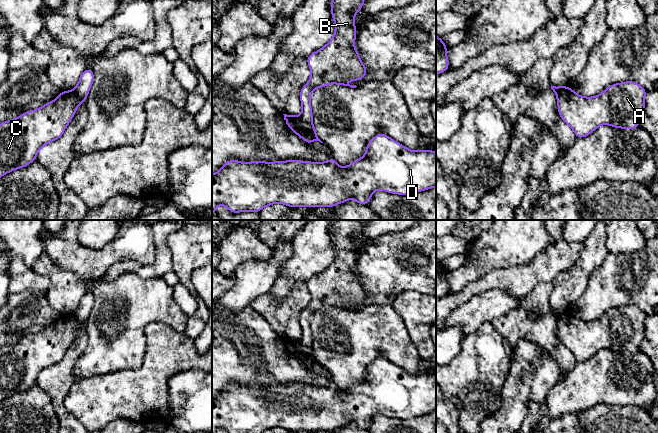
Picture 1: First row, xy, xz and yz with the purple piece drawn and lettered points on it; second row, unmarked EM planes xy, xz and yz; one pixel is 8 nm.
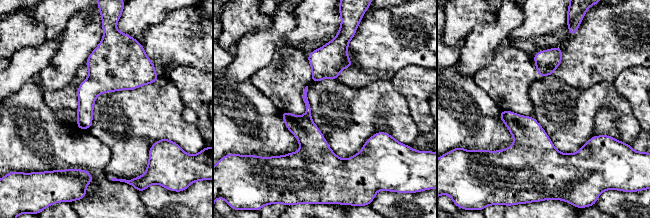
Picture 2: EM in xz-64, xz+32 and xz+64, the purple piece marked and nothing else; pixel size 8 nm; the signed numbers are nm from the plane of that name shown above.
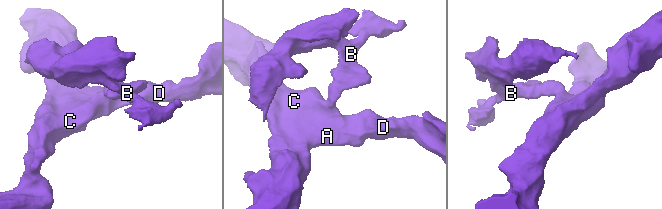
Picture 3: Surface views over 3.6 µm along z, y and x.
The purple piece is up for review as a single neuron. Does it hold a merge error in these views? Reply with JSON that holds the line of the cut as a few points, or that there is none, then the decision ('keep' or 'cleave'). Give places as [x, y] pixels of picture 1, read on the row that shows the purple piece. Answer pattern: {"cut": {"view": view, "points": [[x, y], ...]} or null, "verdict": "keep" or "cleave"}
{"cut": {"view": "xz", "points": [[298, 116], [311, 124]]}, "verdict": "cleave"}

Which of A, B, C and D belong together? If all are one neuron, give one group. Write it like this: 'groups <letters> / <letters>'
groups A C D / B

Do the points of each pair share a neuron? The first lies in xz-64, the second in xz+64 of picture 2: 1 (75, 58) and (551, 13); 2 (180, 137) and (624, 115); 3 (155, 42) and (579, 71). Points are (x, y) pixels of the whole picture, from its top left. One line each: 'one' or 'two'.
1: one
2: one
3: one

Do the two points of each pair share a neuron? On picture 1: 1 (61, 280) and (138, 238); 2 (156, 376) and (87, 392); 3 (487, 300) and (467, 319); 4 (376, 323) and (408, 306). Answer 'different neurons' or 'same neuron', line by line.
1: different neurons
2: same neuron
3: same neuron
4: different neurons

